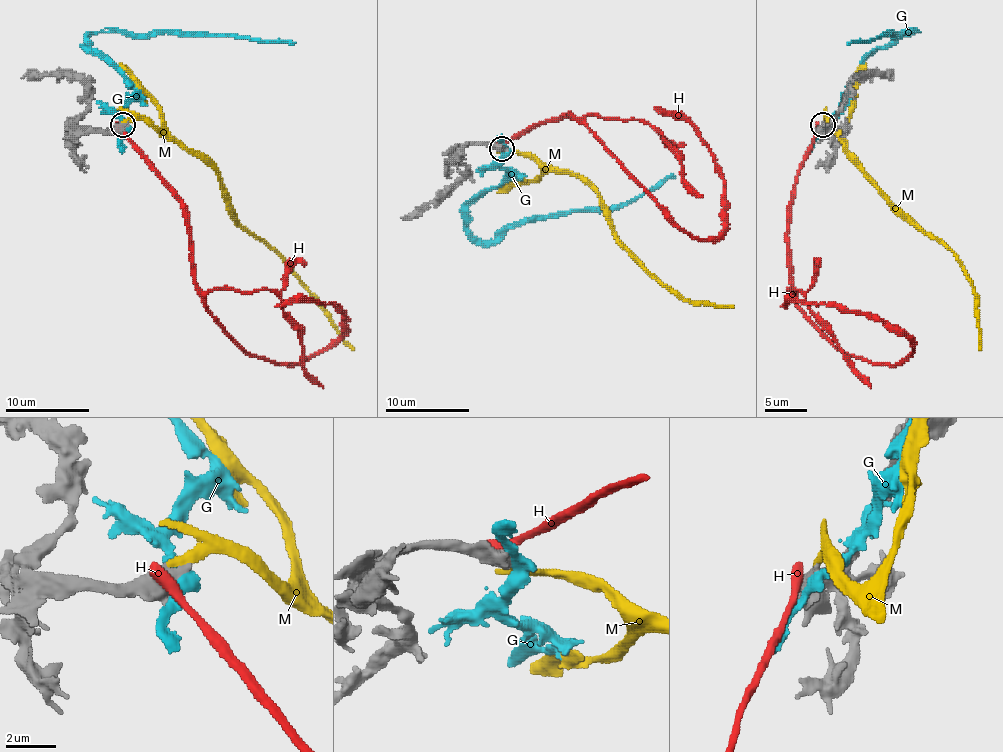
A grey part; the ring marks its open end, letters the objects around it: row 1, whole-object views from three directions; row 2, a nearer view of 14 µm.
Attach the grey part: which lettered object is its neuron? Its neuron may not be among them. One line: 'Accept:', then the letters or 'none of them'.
Accept: M

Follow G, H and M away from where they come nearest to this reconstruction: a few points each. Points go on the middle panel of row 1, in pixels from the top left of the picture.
G: (503, 148), (514, 176), (468, 207), (478, 238), (618, 209), (675, 176)
H: (497, 144), (568, 113), (679, 226), (714, 238), (723, 230), (721, 167), (685, 119), (654, 107)
M: (503, 148), (528, 153), (547, 167), (576, 174), (597, 194), (614, 238), (656, 280), (689, 301), (733, 307)

